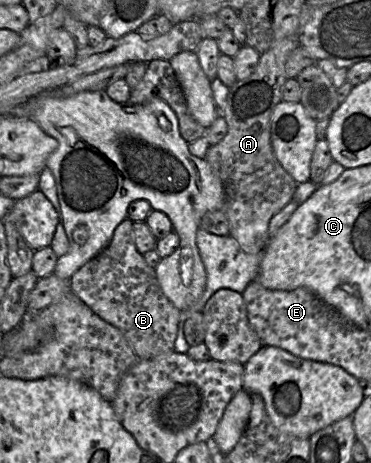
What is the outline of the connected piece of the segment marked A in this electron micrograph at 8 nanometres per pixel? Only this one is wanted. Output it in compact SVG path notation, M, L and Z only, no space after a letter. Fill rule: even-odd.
M299 34L280 41L261 55L255 71L246 79L230 87L223 116L228 125L227 135L218 144L211 146L205 160L219 177L225 194L223 212L229 219L230 235L248 254L263 252L269 242L269 223L293 199L298 183L283 168L276 158L271 143L271 117L274 108L283 100L283 89L288 77L285 64L293 50L300 46Z

